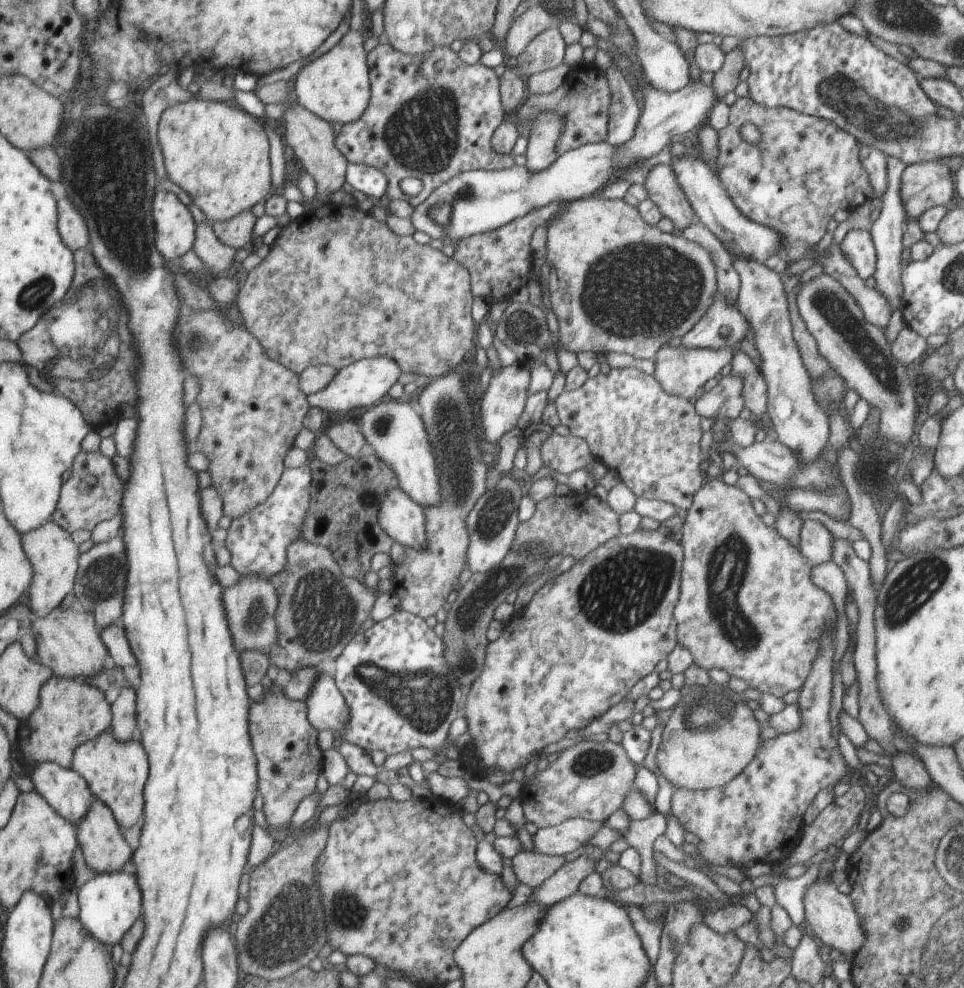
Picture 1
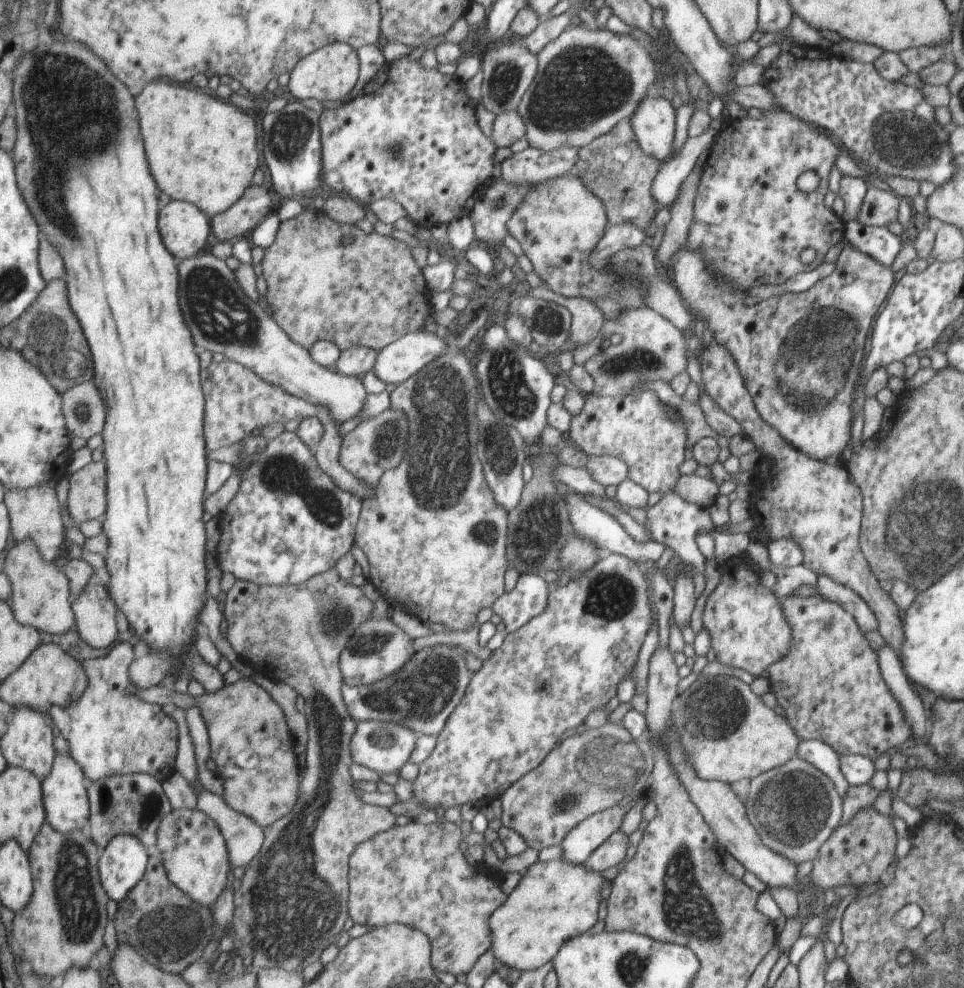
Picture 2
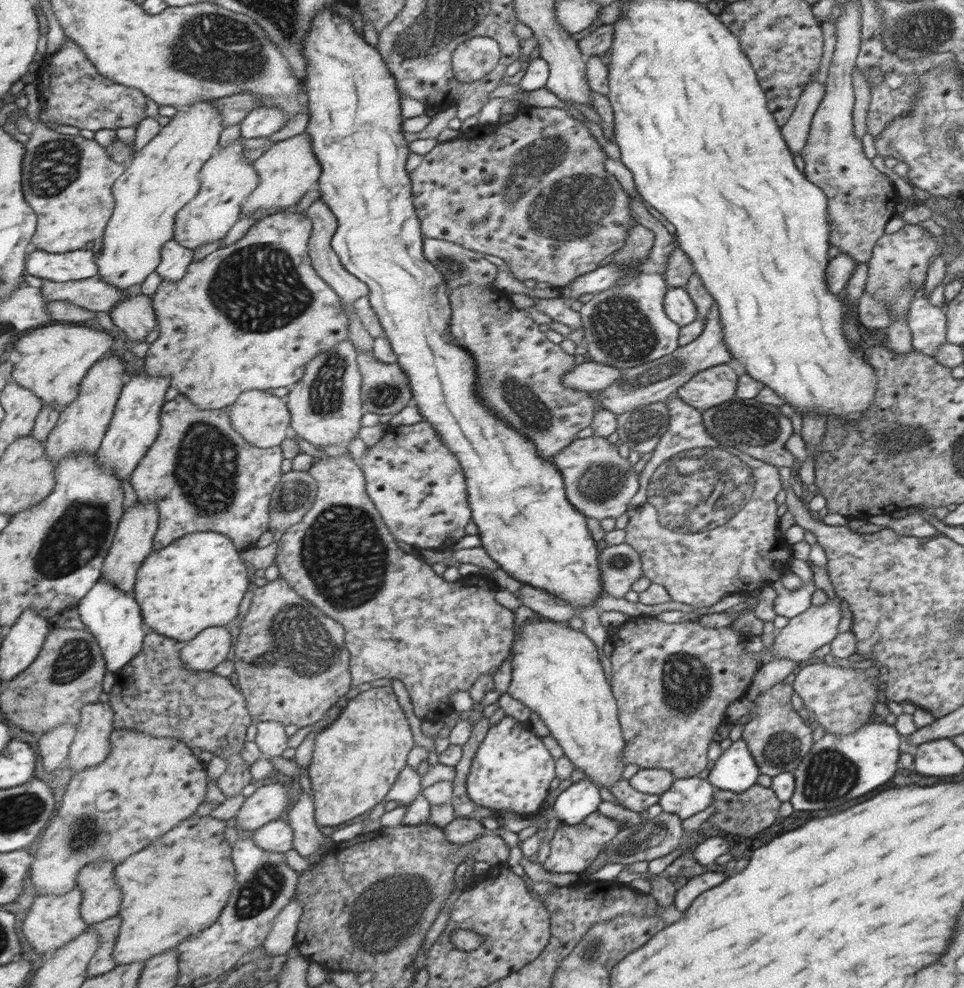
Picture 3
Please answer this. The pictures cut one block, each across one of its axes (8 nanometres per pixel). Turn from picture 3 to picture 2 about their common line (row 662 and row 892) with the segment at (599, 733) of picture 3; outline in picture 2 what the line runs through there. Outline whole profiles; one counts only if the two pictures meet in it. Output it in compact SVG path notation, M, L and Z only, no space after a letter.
M556 859L529 866L521 872L521 880L508 901L493 910L489 918L489 948L494 960L521 972L541 968L552 961L565 940L584 934L595 924L601 886L601 873L589 872L581 863L569 864Z

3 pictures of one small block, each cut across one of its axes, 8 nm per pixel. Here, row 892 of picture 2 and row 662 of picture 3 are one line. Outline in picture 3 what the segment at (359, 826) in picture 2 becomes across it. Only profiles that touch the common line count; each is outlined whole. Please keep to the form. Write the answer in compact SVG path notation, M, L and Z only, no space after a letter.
M282 577L268 582L260 588L253 588L253 602L247 620L241 623L234 659L238 684L249 701L252 722L277 721L285 726L295 724L299 728L311 726L323 719L325 712L345 696L349 690L347 672L347 648L345 647L345 626L329 618L309 599L300 596L291 584Z

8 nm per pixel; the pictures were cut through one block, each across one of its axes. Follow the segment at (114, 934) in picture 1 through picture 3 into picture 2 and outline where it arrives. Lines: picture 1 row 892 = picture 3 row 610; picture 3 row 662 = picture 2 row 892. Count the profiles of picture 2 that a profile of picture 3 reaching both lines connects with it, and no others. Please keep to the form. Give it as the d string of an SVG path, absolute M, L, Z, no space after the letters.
M119 834L101 852L99 873L102 886L117 904L125 902L148 873L151 851L133 834Z

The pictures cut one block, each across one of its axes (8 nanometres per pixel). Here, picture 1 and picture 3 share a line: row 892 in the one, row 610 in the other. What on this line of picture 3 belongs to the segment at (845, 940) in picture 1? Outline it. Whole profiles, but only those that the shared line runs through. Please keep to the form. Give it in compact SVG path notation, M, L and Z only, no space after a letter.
M839 598L837 601L827 599L823 604L809 605L807 610L790 618L783 628L776 630L773 644L769 648L773 654L773 660L787 659L802 665L813 657L813 653L815 656L815 651L821 646L835 640L838 633L836 625L841 620L840 601L843 600Z

